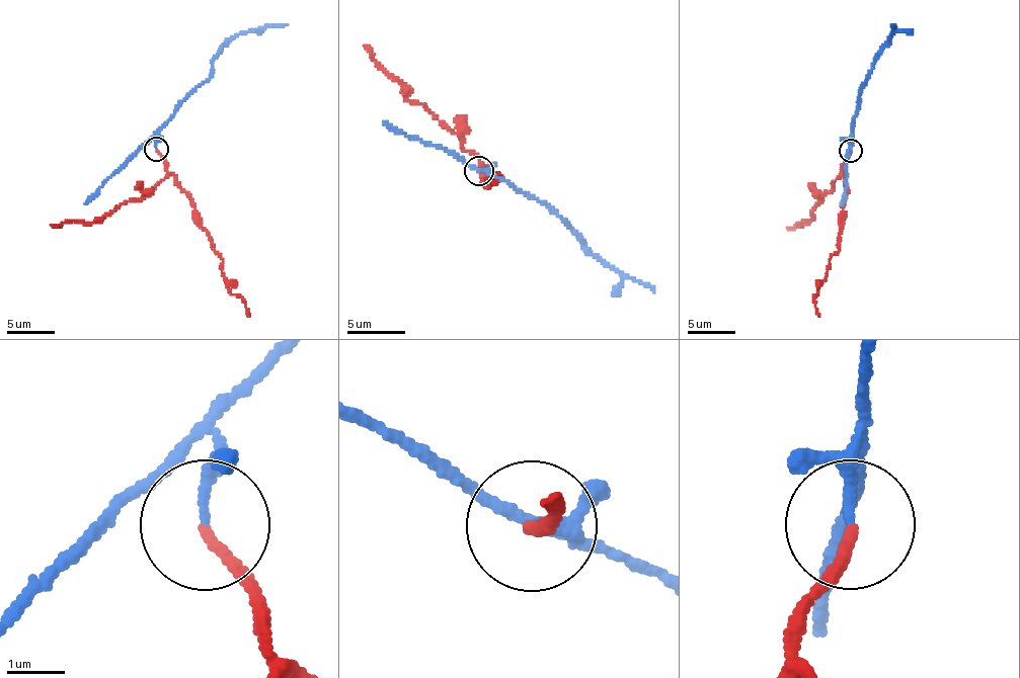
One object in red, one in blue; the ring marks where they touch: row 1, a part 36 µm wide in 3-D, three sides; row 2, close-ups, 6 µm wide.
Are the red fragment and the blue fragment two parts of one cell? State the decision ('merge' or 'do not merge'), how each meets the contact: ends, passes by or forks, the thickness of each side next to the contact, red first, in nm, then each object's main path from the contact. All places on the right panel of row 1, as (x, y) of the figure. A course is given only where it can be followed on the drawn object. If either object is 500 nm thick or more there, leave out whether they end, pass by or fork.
do not merge; red ends there; blue ends there; 190 nm thick on the red side, 160 nm on the other; red runs (851, 150), (842, 171), (845, 199), (838, 252), (829, 261), (827, 275), (813, 300), (818, 316); blue runs (851, 150), (860, 94), (871, 64), (883, 49), (895, 24)

